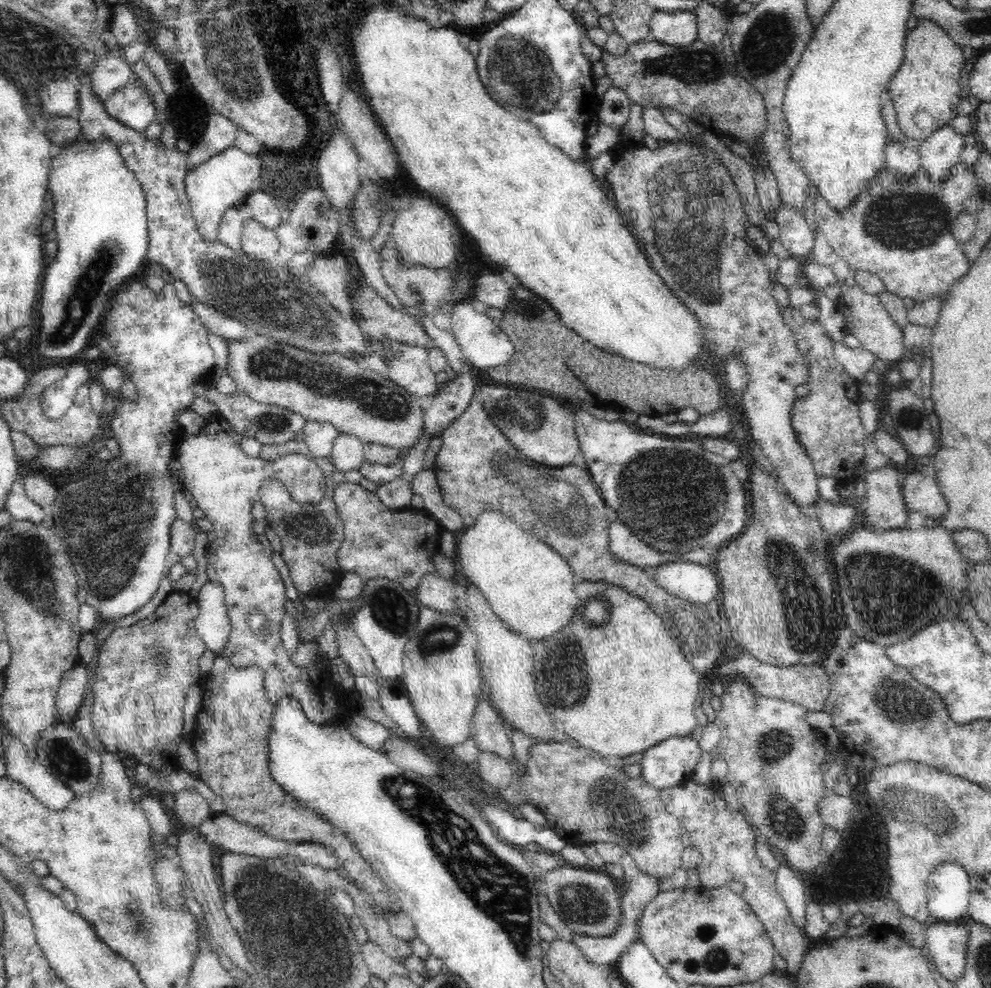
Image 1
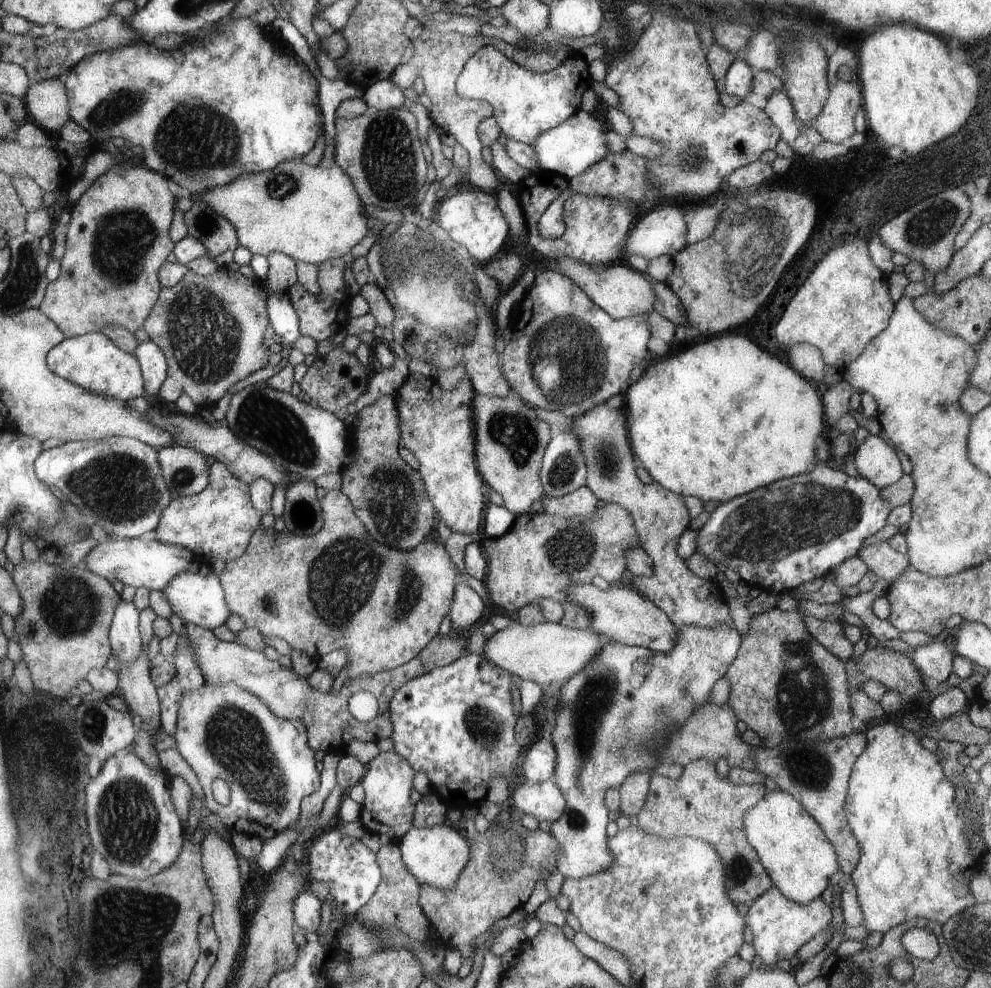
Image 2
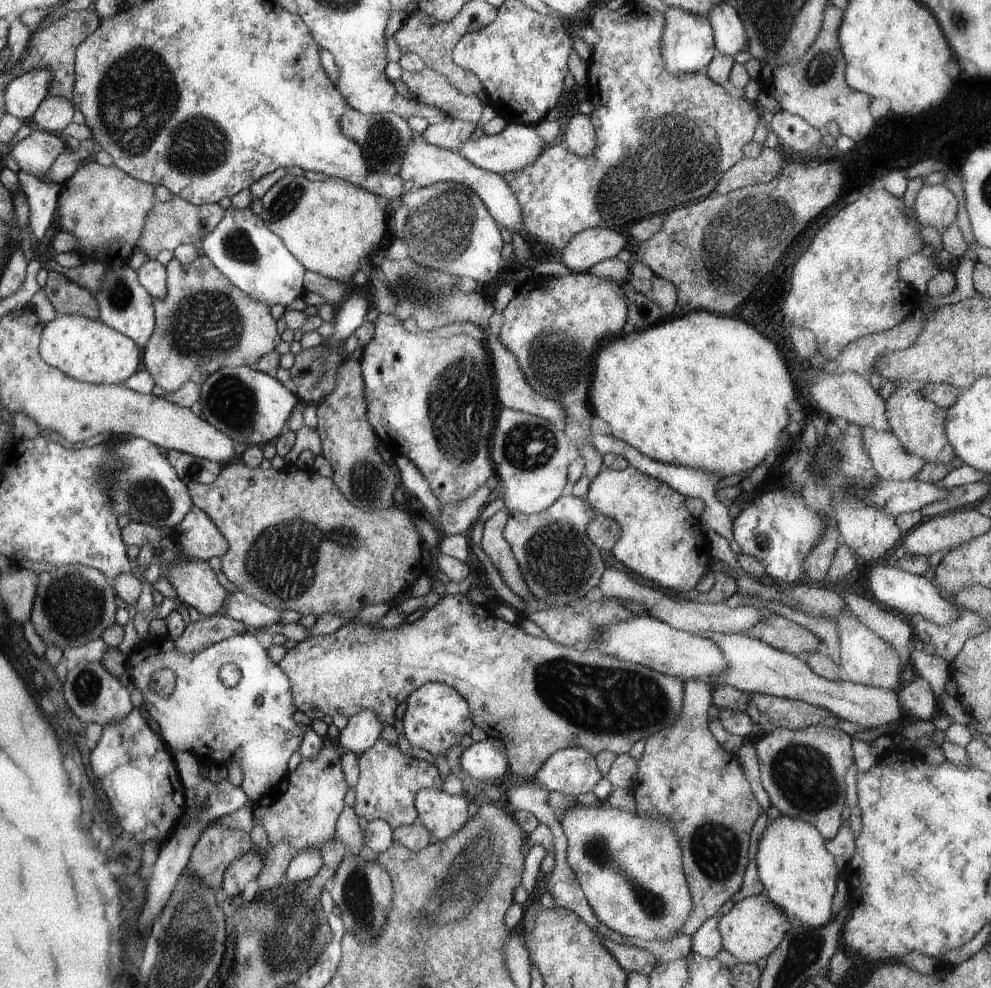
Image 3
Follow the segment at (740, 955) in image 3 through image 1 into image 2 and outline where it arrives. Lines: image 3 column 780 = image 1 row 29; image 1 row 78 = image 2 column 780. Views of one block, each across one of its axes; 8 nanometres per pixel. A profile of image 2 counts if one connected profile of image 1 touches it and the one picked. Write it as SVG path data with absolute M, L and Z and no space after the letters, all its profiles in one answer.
M771 886L759 898L755 898L753 904L749 904L749 910L745 914L745 924L751 928L753 934L751 944L755 956L761 958L763 966L773 968L779 960L795 958L805 942L809 942L815 934L823 932L825 928L831 928L831 918L833 918L831 906L827 906L821 898L815 898L809 904L801 906L783 898L783 894L779 894L779 890Z

